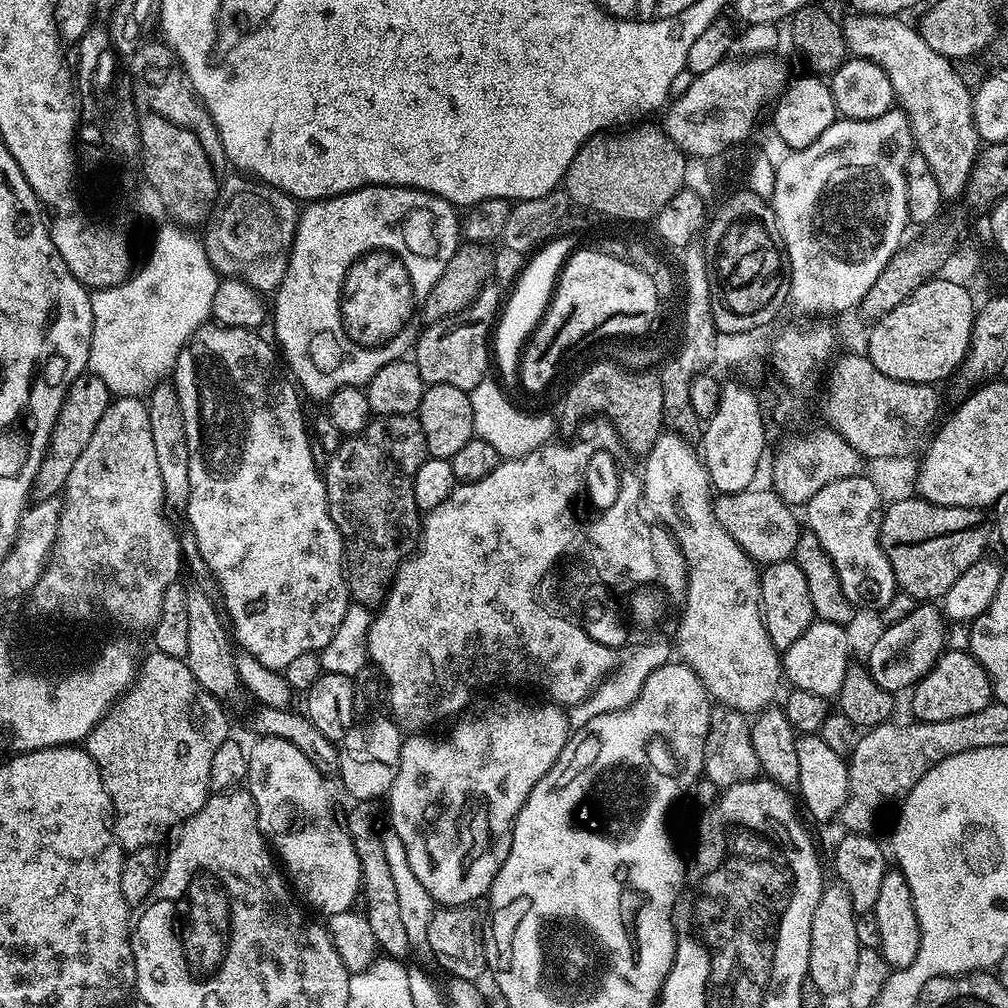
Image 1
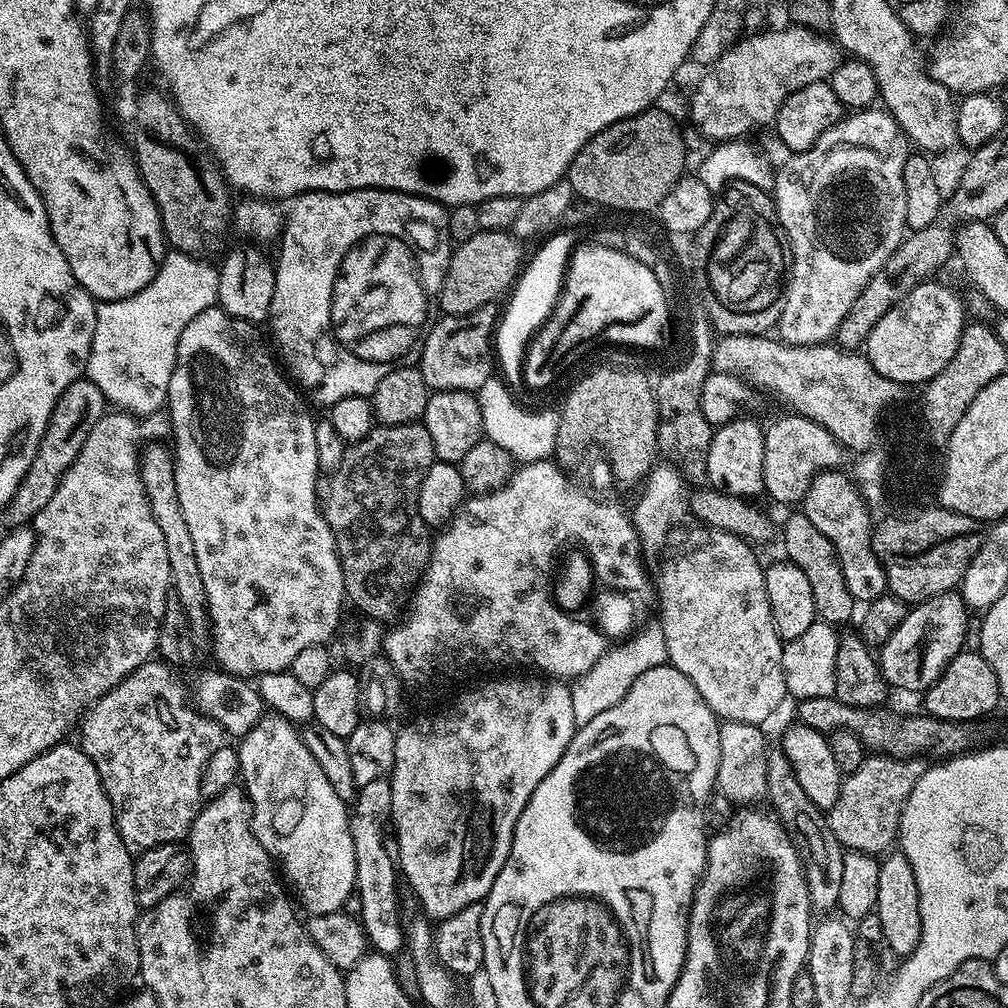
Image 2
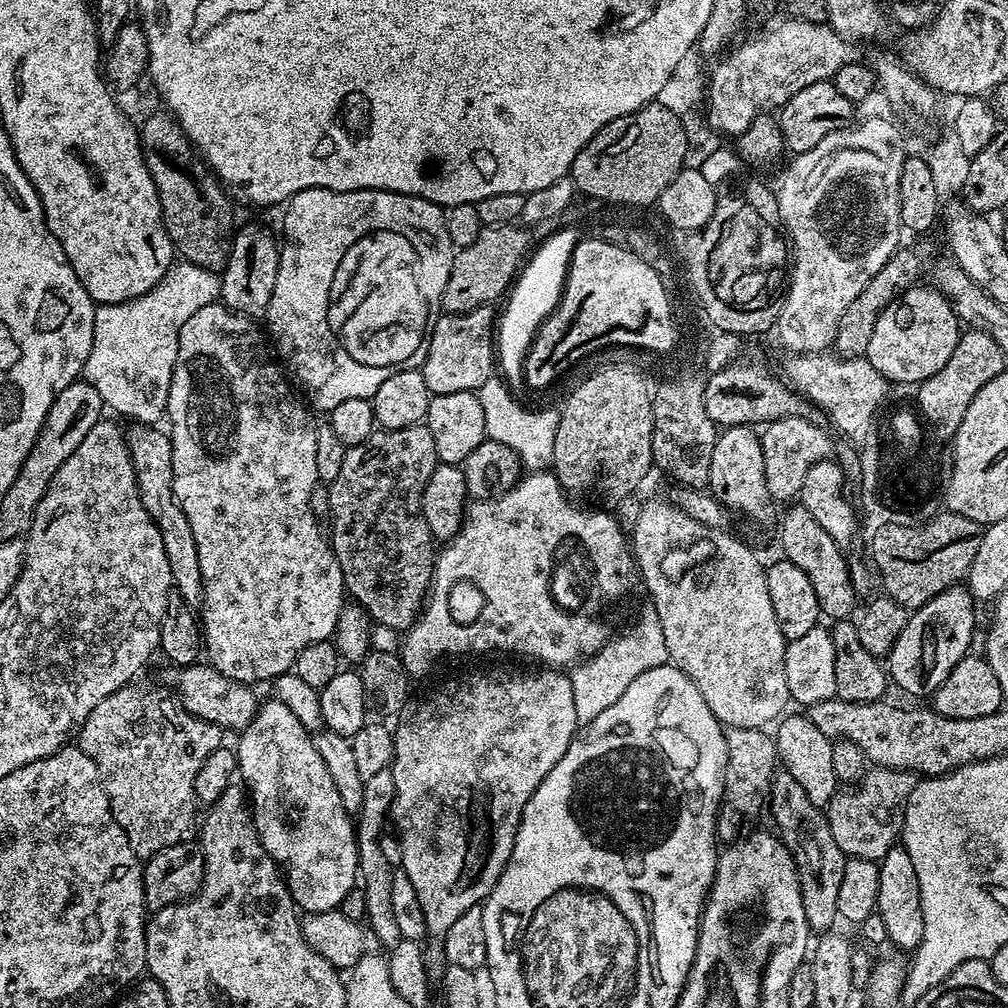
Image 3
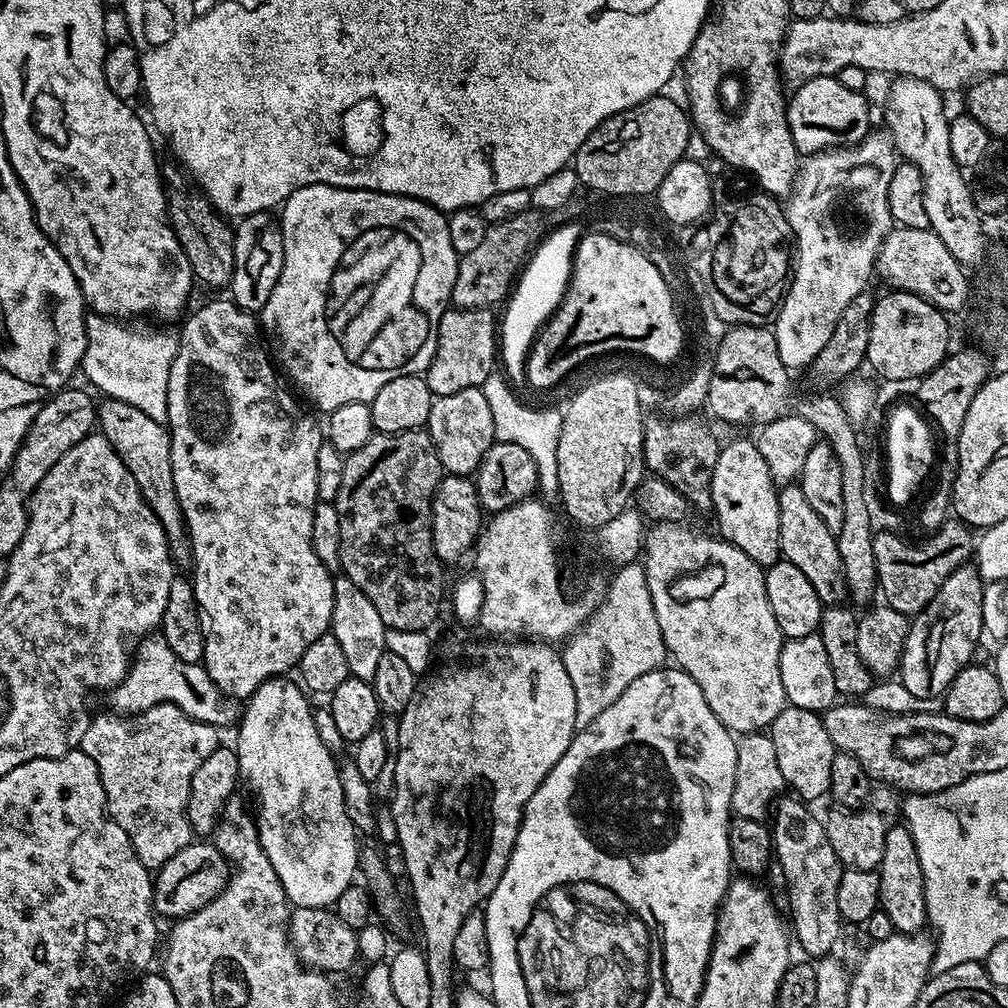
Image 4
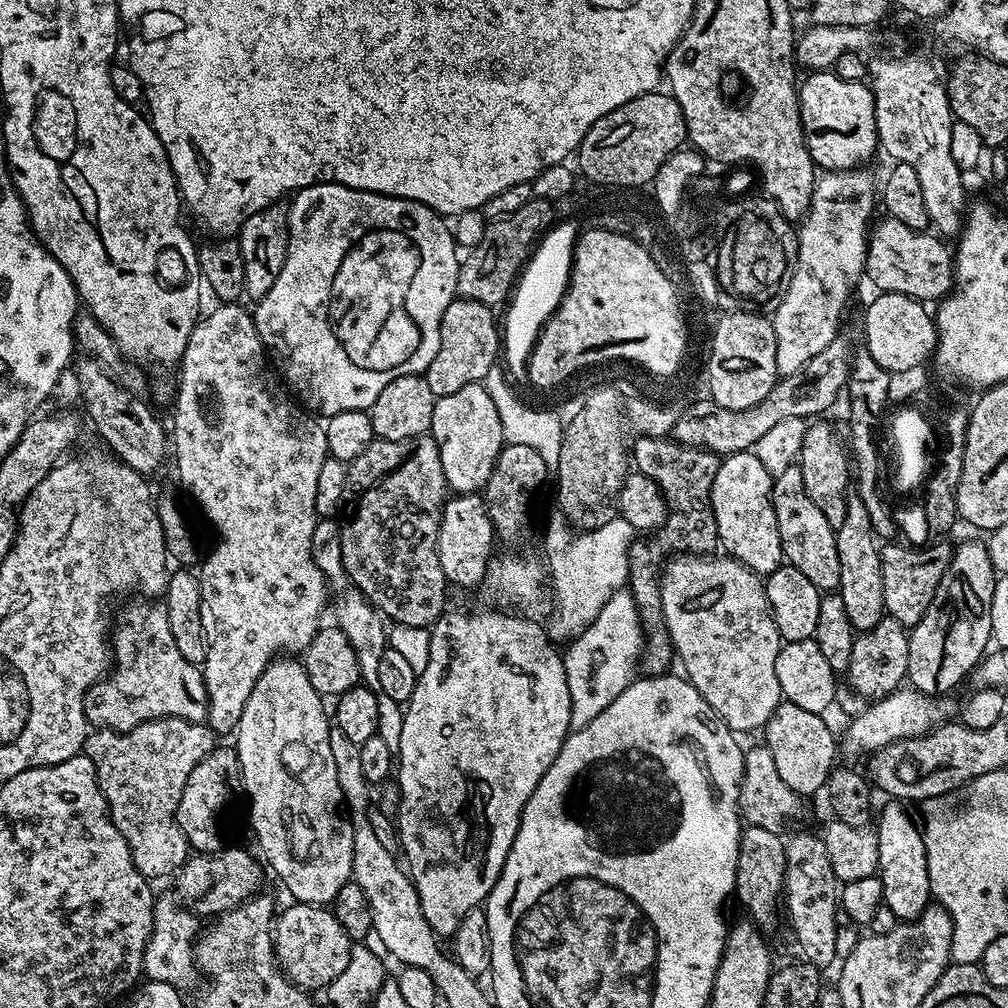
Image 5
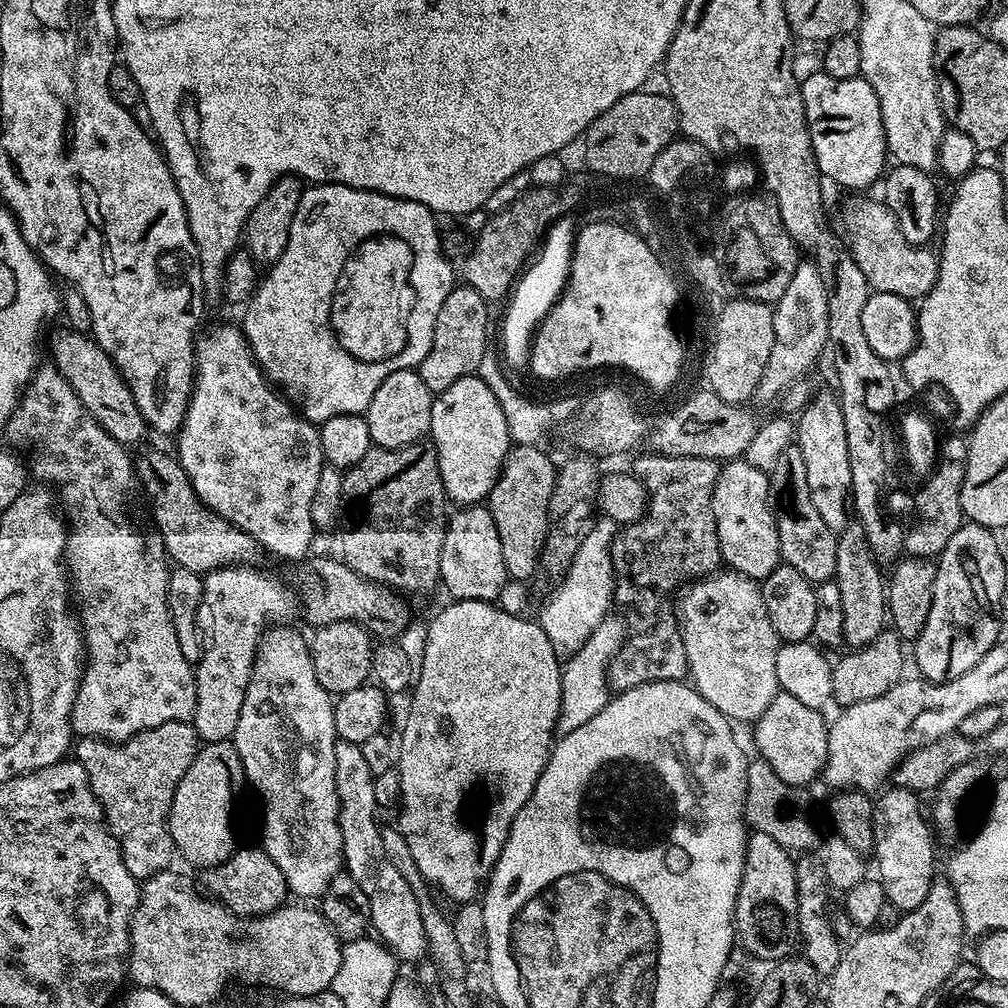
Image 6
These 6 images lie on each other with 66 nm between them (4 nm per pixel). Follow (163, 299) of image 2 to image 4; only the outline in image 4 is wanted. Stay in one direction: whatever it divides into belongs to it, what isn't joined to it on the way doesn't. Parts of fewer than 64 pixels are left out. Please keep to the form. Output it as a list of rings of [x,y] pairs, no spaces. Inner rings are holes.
[[[89,315],[85,321],[86,350],[84,351],[83,372],[93,384],[97,393],[112,400],[121,400],[130,406],[138,406],[142,414],[150,414],[154,422],[167,425],[168,383],[170,366],[176,357],[177,337],[168,332],[148,328],[140,336],[140,368],[124,368],[128,360],[128,332],[119,319],[111,316]],[[88,367],[88,369],[86,369]],[[96,388],[97,389],[96,389]]]

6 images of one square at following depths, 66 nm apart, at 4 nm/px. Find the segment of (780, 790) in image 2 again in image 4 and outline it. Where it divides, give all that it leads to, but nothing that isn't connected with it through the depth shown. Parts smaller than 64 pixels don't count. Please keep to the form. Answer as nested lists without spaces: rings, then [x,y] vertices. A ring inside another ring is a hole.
[[[795,794],[781,795],[774,805],[770,835],[775,863],[780,863],[780,872],[788,883],[787,911],[790,913],[790,928],[795,943],[796,940],[800,943],[801,950],[808,955],[805,957],[819,958],[829,955],[836,939],[837,944],[841,939],[838,882],[842,865],[834,854],[834,848],[830,846],[830,840],[826,838],[821,817],[816,817],[808,808],[811,807]]]

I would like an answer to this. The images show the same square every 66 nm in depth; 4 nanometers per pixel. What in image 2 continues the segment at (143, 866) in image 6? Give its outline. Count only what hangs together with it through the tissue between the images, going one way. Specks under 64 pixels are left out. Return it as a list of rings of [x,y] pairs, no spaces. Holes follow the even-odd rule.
[[[150,658],[142,666],[138,666],[133,670],[132,675],[127,676],[125,680],[114,685],[105,696],[101,696],[87,709],[86,715],[79,721],[80,740],[79,747],[84,749],[85,754],[90,758],[90,762],[94,762],[94,766],[100,775],[100,781],[104,787],[104,793],[110,798],[112,803],[112,813],[116,815],[116,828],[120,831],[120,836],[124,843],[132,850],[143,850],[153,848],[159,844],[174,844],[183,841],[187,837],[188,829],[191,828],[194,818],[200,813],[202,807],[202,797],[200,794],[200,779],[204,773],[204,767],[208,765],[208,760],[214,754],[214,750],[225,747],[226,733],[220,727],[217,720],[204,715],[199,707],[188,705],[190,702],[190,692],[184,689],[184,684],[180,681],[180,676],[175,667],[171,664],[165,664],[159,658]]]

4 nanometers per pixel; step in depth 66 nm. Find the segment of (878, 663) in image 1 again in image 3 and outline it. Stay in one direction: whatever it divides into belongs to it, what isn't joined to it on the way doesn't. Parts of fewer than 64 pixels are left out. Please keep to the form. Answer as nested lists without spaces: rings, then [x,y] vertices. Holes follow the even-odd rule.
[[[957,586],[946,589],[915,609],[886,657],[886,671],[891,683],[912,696],[931,697],[938,686],[946,682],[950,670],[958,666],[963,656],[969,655],[971,648],[968,647],[976,632],[976,607],[977,601],[967,587]]]

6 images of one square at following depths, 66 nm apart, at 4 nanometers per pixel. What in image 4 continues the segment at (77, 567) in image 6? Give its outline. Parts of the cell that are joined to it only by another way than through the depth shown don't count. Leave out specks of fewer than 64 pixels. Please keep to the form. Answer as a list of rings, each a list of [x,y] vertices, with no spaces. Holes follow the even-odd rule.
[[[149,634],[143,637],[135,648],[128,673],[111,689],[111,711],[122,716],[136,716],[140,712],[150,710],[150,706],[173,704],[181,708],[190,718],[200,720],[204,724],[223,726],[223,724],[237,723],[237,709],[235,712],[234,709],[224,705],[225,697],[218,690],[218,686],[214,686],[203,663],[182,662],[182,658],[178,658],[178,654],[170,650],[170,646],[160,634]]]

